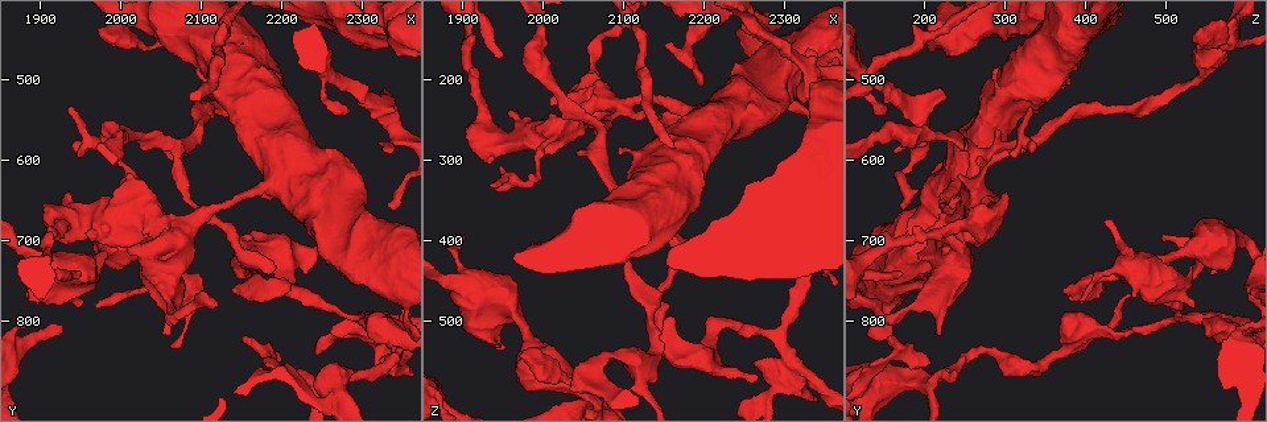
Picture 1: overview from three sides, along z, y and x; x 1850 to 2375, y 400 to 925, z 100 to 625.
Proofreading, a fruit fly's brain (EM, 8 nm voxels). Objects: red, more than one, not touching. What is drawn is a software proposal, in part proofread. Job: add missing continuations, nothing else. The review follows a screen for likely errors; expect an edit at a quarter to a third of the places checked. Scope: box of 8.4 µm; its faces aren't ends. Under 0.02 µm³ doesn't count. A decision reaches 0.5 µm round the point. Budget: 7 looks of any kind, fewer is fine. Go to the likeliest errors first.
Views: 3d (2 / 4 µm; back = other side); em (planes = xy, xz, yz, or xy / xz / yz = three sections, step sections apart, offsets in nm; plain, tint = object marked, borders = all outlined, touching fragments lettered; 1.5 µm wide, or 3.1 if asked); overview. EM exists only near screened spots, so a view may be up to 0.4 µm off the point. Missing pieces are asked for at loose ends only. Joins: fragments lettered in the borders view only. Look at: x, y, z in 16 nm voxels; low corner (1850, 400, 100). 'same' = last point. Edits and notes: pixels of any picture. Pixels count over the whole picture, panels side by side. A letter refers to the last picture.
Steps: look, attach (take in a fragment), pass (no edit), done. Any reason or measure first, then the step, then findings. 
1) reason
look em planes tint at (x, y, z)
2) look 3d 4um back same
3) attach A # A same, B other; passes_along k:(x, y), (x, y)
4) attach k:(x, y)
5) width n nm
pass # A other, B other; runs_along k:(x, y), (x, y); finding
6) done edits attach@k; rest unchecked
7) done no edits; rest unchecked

branch stops here
look em planes borders at (2095, 490, 290)

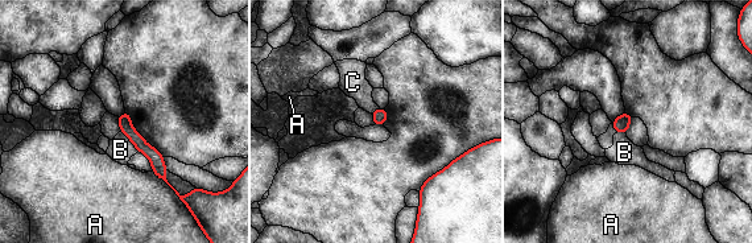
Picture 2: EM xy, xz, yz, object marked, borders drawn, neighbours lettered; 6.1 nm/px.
pass # A other, B other, C other; runs_along 2:(125, 115), (125, 127), (162, 174); none of them fits

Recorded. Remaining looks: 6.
branch stops here
look em xz step 8 tint at (2140, 760, 375)

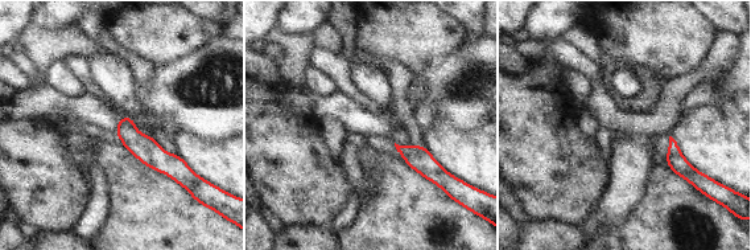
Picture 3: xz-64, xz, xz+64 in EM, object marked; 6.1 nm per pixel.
look em xz step 8 borders same

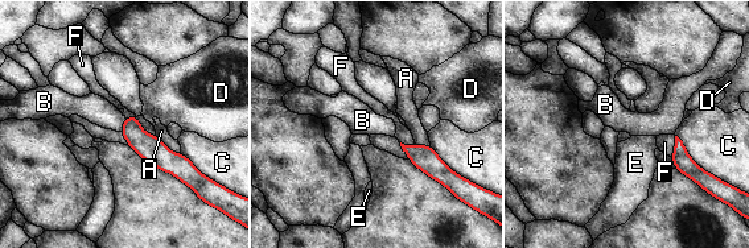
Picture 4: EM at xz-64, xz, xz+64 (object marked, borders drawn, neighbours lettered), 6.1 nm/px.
pass # A other, B other, C other, D other, E other, F other; border 4:(124, 116), (124, 124), (119, 131); none of them fits

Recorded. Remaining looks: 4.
tapers out
look em xy step 4 plain at (2335, 655, 170)

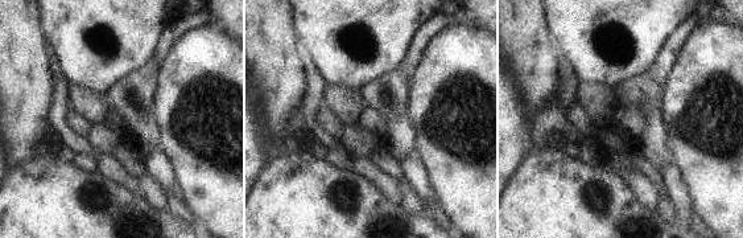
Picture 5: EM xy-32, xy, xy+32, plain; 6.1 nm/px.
look em xy step 4 borders same

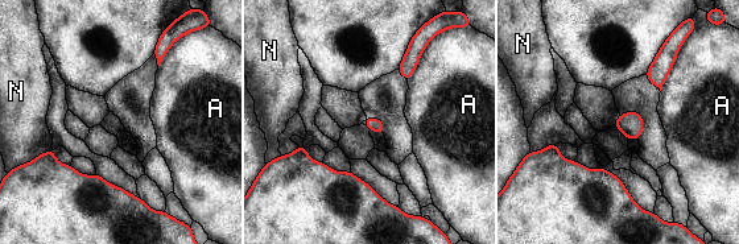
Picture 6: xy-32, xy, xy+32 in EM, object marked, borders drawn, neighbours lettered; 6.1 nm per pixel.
longest_contact A 280 nm
pass # A other, N other; none of them fits

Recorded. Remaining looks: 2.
done no edits; rest unchecked

